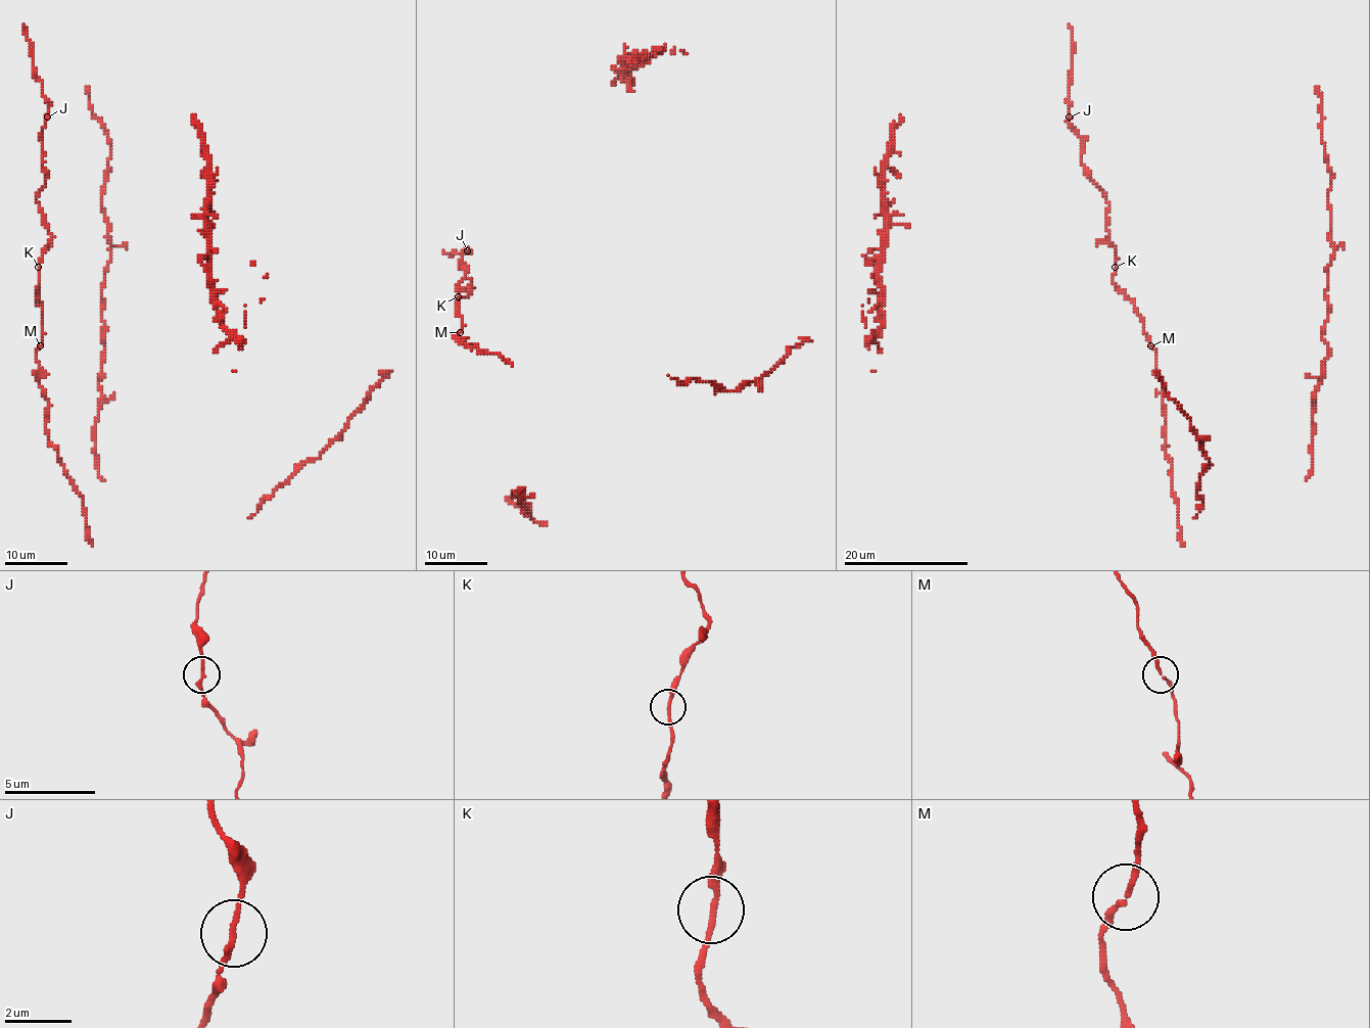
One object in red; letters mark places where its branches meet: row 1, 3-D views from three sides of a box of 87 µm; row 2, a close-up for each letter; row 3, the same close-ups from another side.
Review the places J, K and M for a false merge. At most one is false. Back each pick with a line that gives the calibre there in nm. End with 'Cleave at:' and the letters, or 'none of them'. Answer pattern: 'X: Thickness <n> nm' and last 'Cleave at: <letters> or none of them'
Cleave at: none of them

